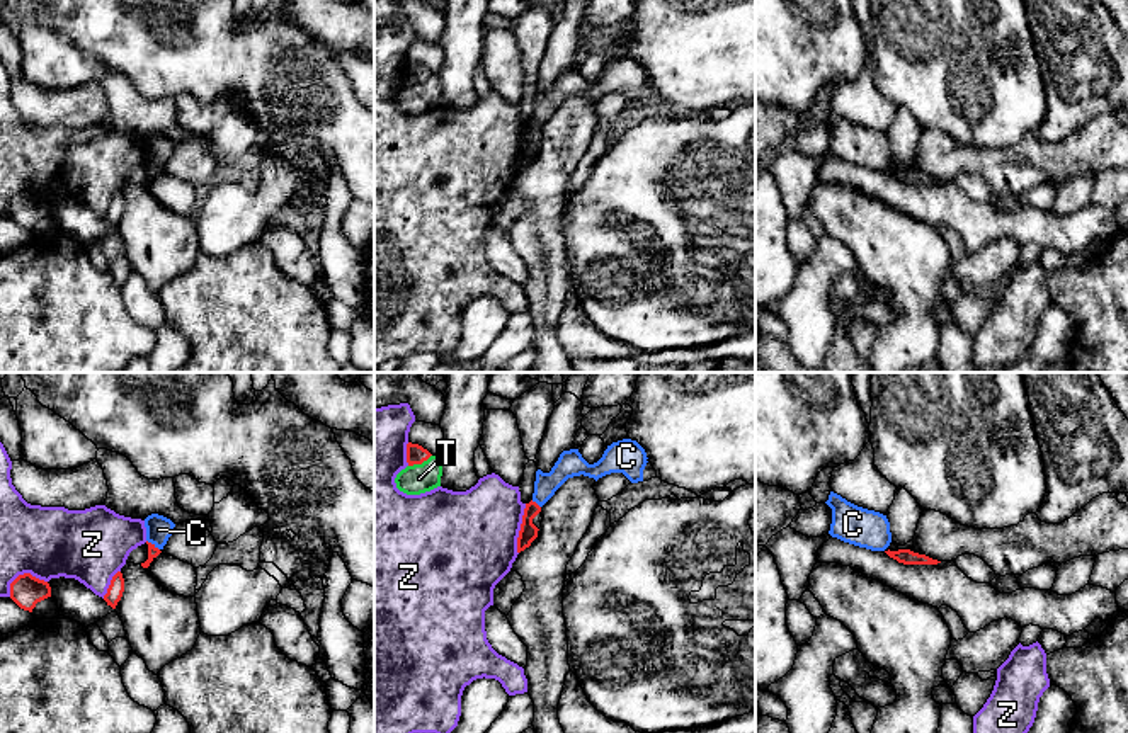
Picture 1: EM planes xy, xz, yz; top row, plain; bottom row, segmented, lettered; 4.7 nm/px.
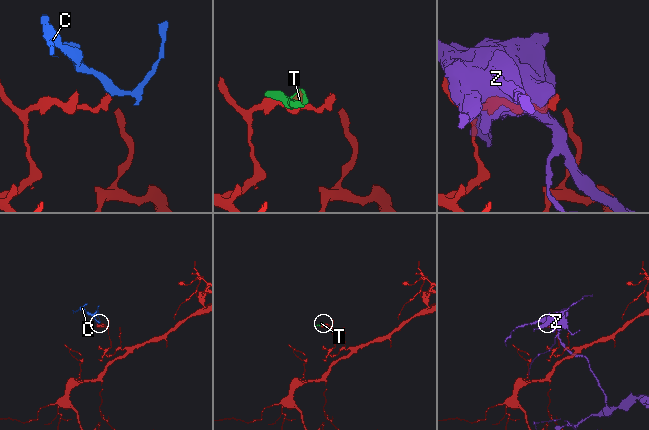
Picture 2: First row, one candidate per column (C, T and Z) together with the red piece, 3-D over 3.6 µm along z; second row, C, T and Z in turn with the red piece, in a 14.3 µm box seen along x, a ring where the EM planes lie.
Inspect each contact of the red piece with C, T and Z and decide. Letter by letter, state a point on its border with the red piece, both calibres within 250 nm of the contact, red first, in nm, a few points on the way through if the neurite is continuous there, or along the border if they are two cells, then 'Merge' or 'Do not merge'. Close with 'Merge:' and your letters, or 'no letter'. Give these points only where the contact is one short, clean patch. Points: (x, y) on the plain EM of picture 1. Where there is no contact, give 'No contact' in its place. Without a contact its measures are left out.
C: Touches red at xy (153, 164). Thickness 50 nm (red) against 120 nm. Boundary: xy (147, 159), (159, 169). Do not merge
T: Touches red at xz (419, 82). Thickness 100 nm (red) against 140 nm. Do not merge
Z: Touches red at xy (24, 193). Thickness 160 nm (red) against 340 nm. Do not merge
Merge: no letter

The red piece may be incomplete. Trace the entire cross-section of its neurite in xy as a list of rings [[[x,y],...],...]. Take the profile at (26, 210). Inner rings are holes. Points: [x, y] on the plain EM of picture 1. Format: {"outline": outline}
{"outline": [[[31,192],[19,194],[10,202],[10,218],[24,230],[32,231],[36,223],[48,216],[51,216],[49,202]]]}

